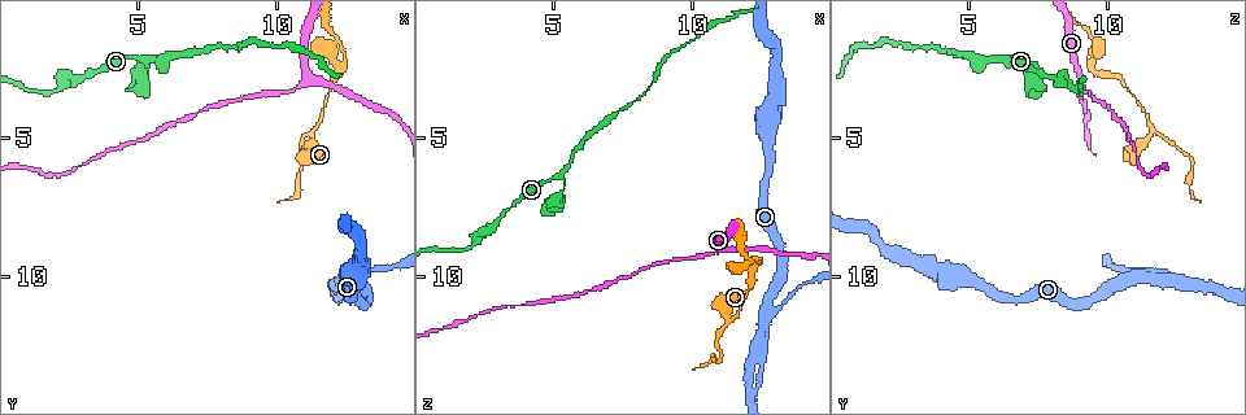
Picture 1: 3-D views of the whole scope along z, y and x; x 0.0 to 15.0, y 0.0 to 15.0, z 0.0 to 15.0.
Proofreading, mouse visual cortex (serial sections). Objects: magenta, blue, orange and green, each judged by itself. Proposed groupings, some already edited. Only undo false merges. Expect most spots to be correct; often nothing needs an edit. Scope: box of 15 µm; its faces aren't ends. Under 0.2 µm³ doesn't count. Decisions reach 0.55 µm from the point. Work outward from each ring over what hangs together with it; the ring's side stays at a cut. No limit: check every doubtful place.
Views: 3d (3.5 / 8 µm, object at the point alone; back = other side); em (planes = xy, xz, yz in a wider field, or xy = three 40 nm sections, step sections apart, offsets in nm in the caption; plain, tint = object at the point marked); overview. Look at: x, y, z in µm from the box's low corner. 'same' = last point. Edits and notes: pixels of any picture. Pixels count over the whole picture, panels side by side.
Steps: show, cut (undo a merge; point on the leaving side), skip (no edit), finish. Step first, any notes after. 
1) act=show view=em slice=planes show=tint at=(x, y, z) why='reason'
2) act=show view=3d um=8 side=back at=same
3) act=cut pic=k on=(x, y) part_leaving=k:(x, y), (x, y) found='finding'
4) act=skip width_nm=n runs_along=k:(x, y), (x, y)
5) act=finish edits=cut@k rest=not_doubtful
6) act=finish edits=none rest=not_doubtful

act=show view=3d um=3.5 side=back at=(12.6, 10.0, 11.2) why='arms part here'

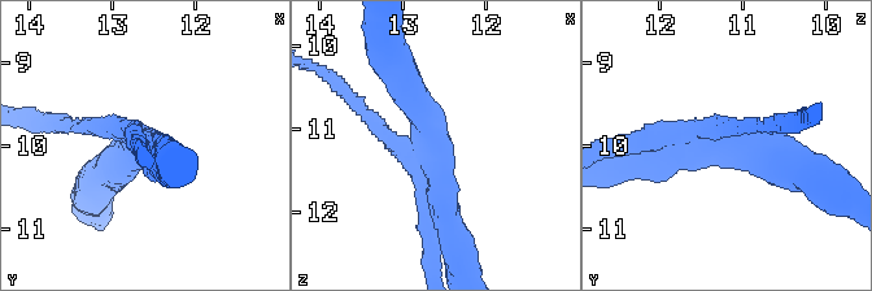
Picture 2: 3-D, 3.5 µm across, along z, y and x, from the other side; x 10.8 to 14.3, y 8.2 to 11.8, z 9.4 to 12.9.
act=show view=em slice=xy step=2 show=tint at=(12.65, 9.95, 11.20) arms=3 arm_widths_nm=200,300,400 why='shape alone is not enough'

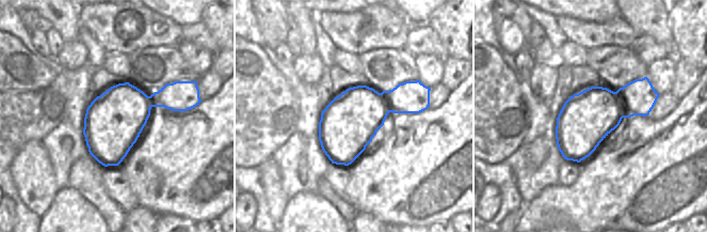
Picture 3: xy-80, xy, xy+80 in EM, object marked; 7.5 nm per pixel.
act=skip runs_along=2:(400, 77), (436, 147), (448, 224) found='one cell here'

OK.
act=show view=3d um=3.5 at=(12.4, 2.4, 9.4) why='arms part here'

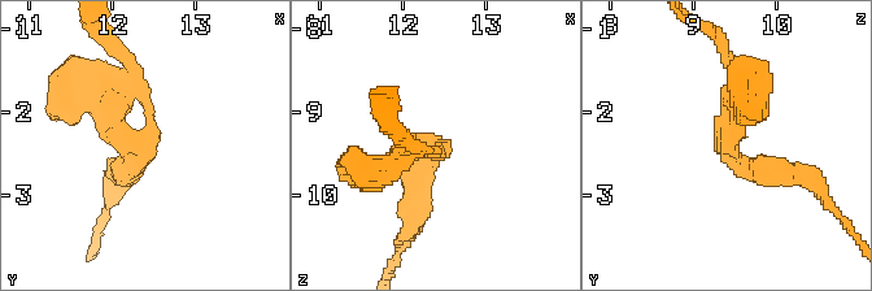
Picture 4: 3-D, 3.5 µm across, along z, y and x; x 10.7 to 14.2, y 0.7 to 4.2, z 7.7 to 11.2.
act=show view=em slice=xy step=5 show=tint at=(12.35, 2.40, 9.40) why='shape alone is not enough'

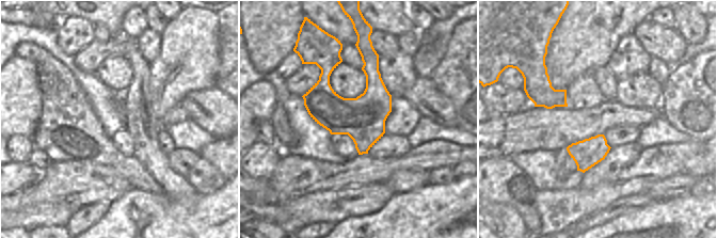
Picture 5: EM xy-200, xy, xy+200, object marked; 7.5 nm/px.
act=skip width_nm=340 runs_along=4:(801, 176), (728, 147), (751, 83) found='one cell here'

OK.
act=show view=3d um=8 at=(5.3, 2.3, 6.5) why='a fork'

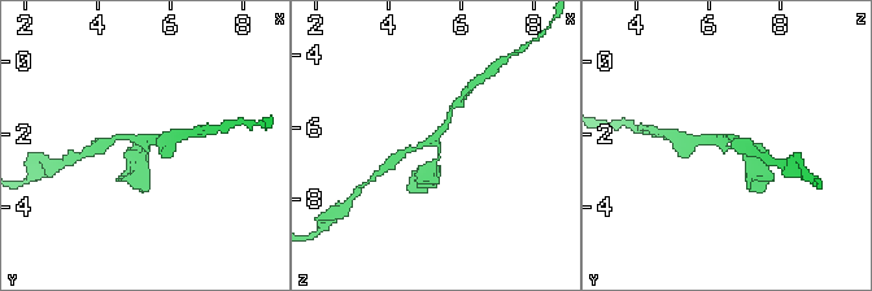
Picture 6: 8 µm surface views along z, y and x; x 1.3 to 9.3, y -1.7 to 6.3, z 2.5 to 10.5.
act=show view=3d um=3.5 at=(5.2, 2.2, 6.4)

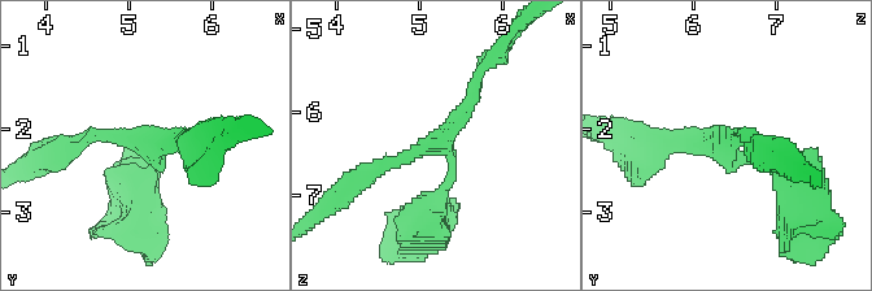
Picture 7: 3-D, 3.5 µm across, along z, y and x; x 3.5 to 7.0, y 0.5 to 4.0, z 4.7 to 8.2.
act=show view=em slice=xy step=3 show=tint at=(5.20, 2.15, 6.40) arms=3 arm_widths_nm=100,150,200

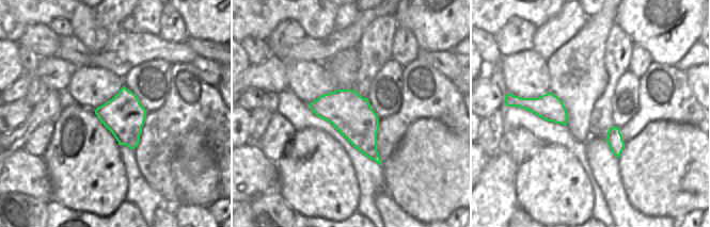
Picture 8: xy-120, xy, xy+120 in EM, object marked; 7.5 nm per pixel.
act=skip runs_along=7:(361, 177), (448, 134), (480, 73) found='all the same cell'

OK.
act=show view=3d um=8 at=(5.1, 2.7, 7.3) why='sharp bend'

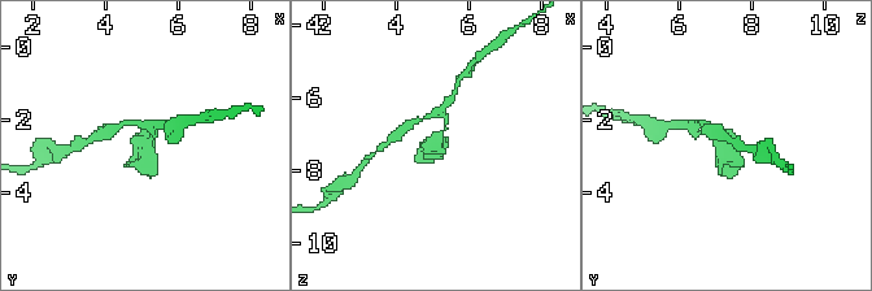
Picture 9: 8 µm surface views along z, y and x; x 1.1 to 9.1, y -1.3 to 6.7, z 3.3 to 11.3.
act=show view=3d um=3.5 at=(5.0, 2.6, 7.3)

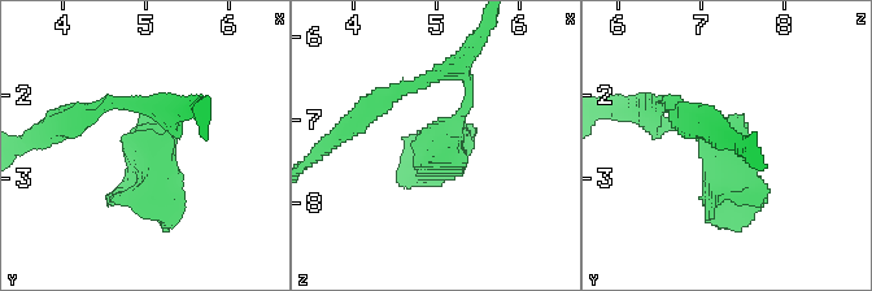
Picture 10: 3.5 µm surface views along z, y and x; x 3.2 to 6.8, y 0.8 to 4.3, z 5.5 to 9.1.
act=skip runs_along=10:(657, 122), (733, 159), (733, 226) found='continuous, no second cell'

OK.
act=finish edits=none rest=not_doubtful

